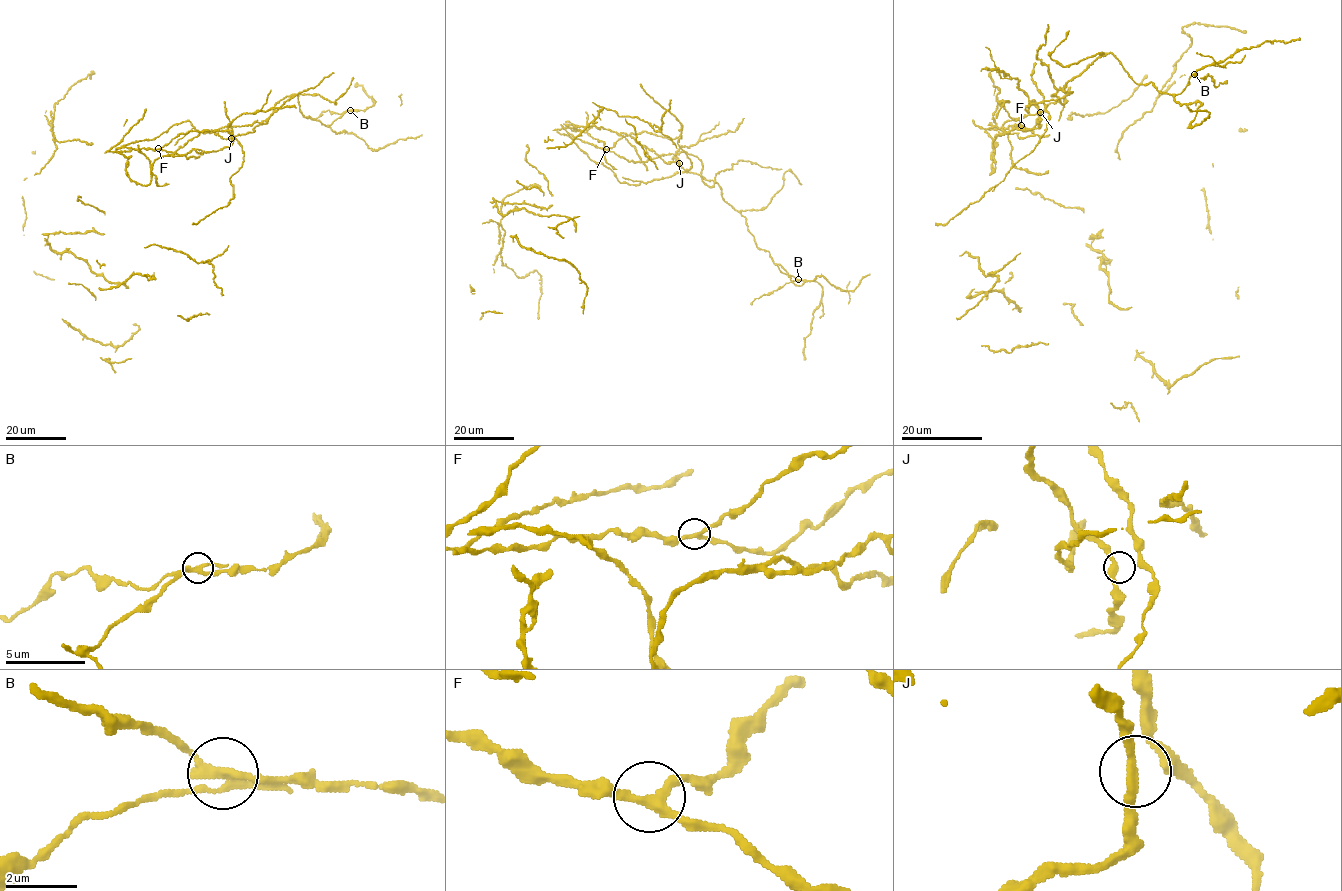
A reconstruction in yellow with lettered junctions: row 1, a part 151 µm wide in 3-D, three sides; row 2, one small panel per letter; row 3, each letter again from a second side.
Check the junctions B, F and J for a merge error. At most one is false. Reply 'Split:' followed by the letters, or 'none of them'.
Split: B

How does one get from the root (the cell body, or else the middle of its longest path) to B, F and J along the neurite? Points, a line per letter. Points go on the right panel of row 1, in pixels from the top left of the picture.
B: (1064, 96), (1069, 81), (1108, 53), (1136, 83), (1167, 94), (1179, 94), (1194, 74)
F: (1064, 96), (1032, 103), (1025, 108), (1028, 112), (1030, 102), (1038, 109), (1037, 123), (1031, 130), (1021, 125)
J: (1064, 96), (1028, 104), (1038, 109), (1031, 130), (985, 130), (990, 173), (992, 141), (1038, 128), (1040, 112)

